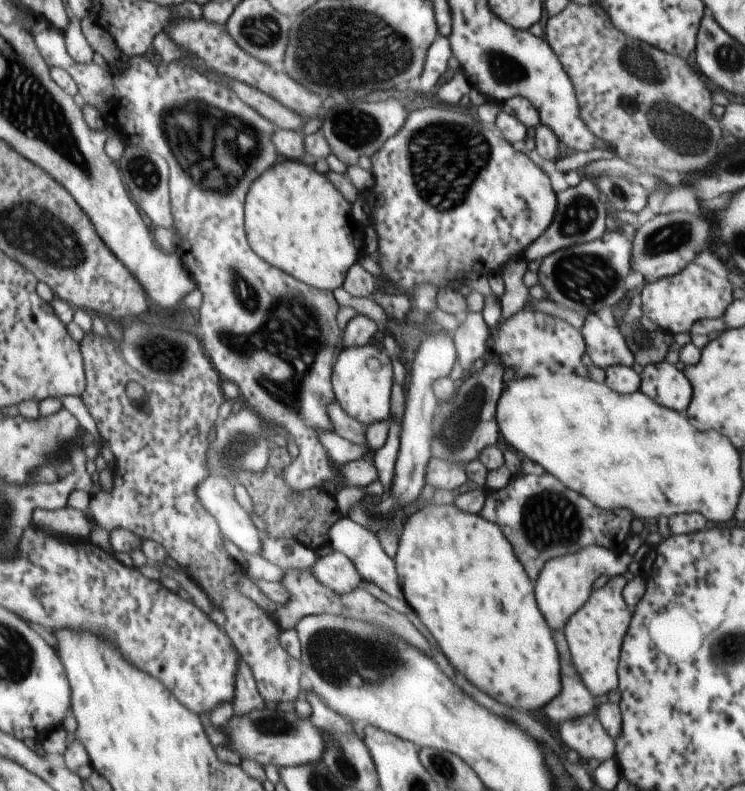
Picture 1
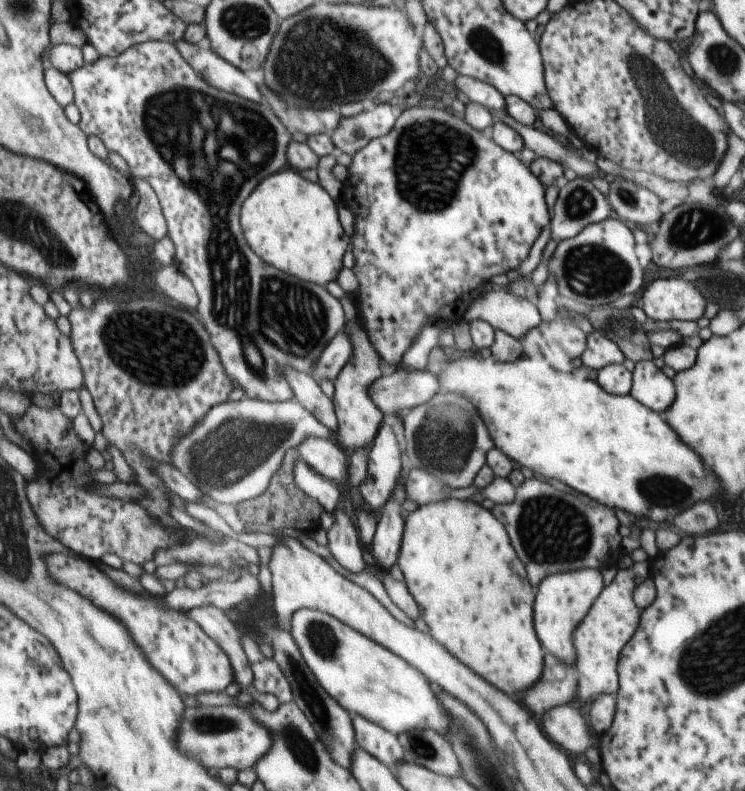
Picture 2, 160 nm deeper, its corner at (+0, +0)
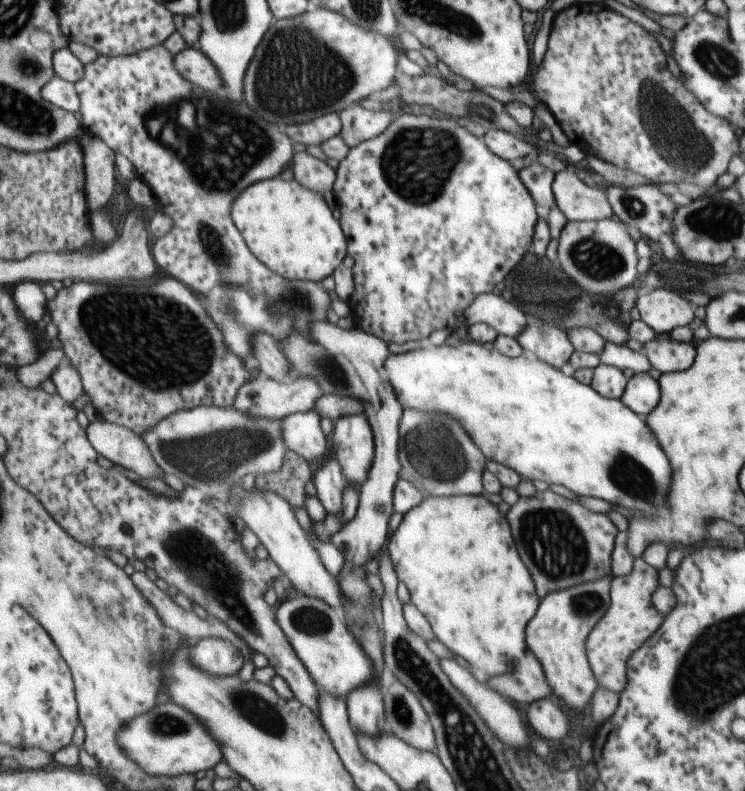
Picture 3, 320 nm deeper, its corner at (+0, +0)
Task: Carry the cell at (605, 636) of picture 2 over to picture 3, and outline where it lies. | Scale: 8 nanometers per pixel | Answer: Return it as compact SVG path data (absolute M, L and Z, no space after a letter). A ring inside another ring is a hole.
M642 558L632 560L632 570L626 576L613 576L610 580L610 607L606 614L599 619L595 628L592 629L587 638L587 658L594 673L599 687L619 694L626 685L626 662L627 659L643 643L645 643L663 623L664 615L655 610L651 604L651 595L657 588L657 572L651 568Z

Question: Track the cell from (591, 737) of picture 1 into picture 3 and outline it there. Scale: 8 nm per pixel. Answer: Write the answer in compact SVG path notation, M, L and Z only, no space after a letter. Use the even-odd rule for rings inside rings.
M543 698L537 702L531 702L527 706L527 722L529 726L543 738L563 738L563 734L567 732L567 712L563 712L559 706L555 706L556 702L551 702L551 698Z

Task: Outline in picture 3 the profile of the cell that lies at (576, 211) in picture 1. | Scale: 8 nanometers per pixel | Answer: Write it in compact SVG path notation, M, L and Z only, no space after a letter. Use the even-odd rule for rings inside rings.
M566 169L554 174L551 183L554 204L567 221L600 221L613 216L605 191L586 186Z

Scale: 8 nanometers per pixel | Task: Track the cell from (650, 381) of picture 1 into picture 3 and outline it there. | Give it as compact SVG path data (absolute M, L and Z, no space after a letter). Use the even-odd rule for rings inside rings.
M635 373L626 384L624 394L620 396L622 401L631 412L638 413L645 418L655 408L659 398L659 389L656 380L644 373Z

